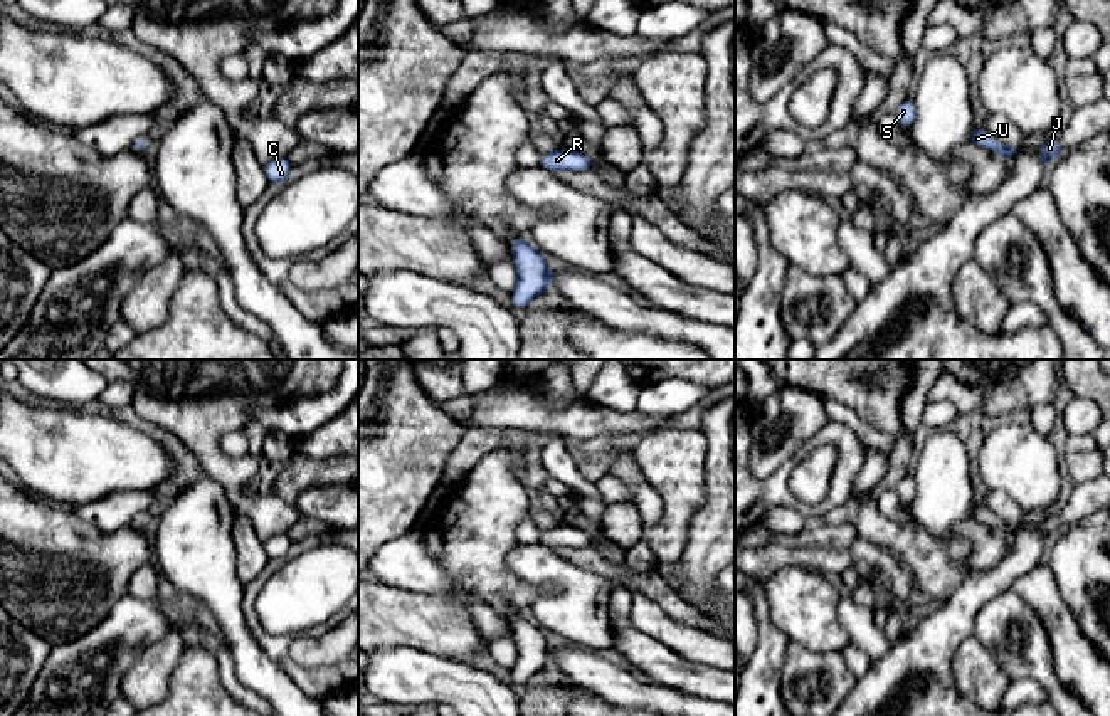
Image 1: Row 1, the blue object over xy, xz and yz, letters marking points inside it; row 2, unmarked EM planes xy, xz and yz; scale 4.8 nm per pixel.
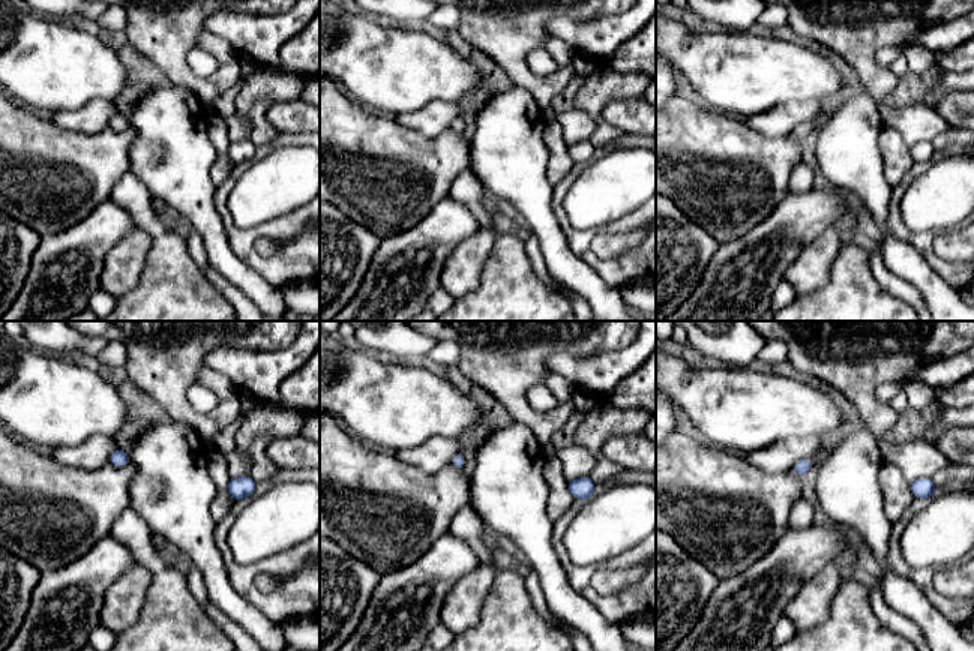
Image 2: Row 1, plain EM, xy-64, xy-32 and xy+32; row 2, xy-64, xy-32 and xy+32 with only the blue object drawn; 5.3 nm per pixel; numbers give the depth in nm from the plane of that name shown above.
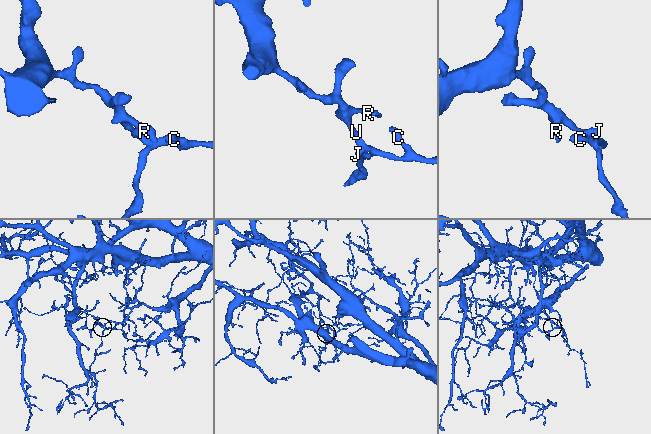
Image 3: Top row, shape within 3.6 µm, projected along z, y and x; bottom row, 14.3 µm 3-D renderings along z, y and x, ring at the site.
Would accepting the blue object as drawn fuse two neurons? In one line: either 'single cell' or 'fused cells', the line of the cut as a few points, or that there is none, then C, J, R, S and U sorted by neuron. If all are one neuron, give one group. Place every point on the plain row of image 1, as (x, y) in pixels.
single cell | no cut | C J R S U

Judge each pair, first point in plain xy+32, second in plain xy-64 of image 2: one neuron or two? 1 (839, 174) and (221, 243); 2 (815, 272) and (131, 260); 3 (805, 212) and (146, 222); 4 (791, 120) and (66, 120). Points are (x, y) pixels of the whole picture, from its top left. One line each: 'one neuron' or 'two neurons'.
1: one neuron
2: one neuron
3: two neurons
4: one neuron

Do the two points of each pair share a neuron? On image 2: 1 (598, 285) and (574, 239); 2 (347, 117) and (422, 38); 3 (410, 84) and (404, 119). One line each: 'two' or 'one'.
1: two
2: two
3: two

